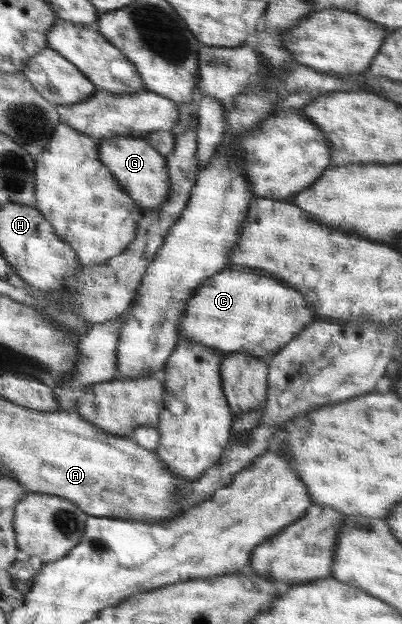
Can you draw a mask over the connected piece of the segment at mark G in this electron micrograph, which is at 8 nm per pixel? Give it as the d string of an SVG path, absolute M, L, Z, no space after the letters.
M115 136L112 139L100 139L99 156L102 162L115 175L115 179L143 210L160 208L168 198L169 180L167 158L156 152L144 138Z

